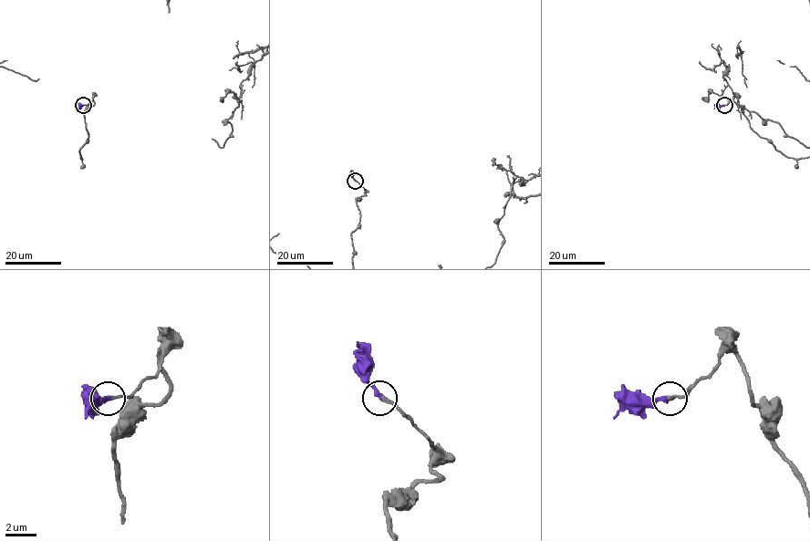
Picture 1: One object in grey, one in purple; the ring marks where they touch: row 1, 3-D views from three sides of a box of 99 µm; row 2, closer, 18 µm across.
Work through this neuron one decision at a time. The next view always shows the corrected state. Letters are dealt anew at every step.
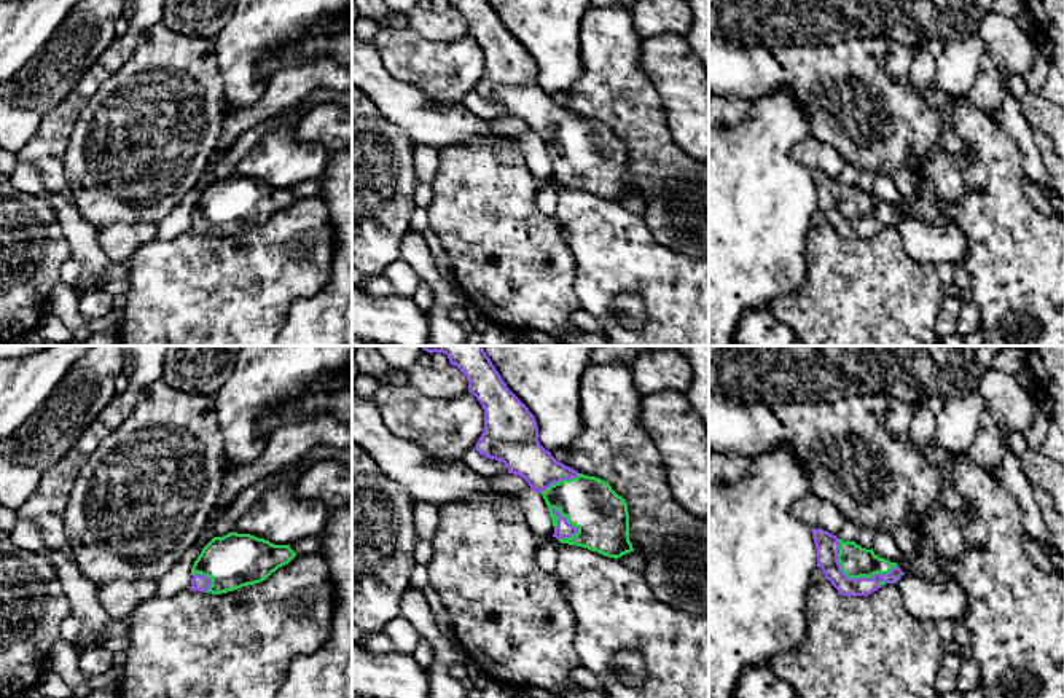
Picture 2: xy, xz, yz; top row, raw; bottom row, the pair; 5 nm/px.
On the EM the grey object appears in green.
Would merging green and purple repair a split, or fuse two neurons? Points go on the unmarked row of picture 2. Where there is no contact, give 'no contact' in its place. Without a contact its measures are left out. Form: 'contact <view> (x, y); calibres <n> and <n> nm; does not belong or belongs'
contact yz (854, 220); calibres 160 and 120 nm; belongs

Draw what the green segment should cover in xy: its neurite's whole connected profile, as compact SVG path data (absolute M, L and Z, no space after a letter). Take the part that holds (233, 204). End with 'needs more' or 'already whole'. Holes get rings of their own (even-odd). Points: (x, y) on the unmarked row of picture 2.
M250 177L213 180L191 212L191 233L221 237L266 223L296 196L290 188L274 188Z; needs more

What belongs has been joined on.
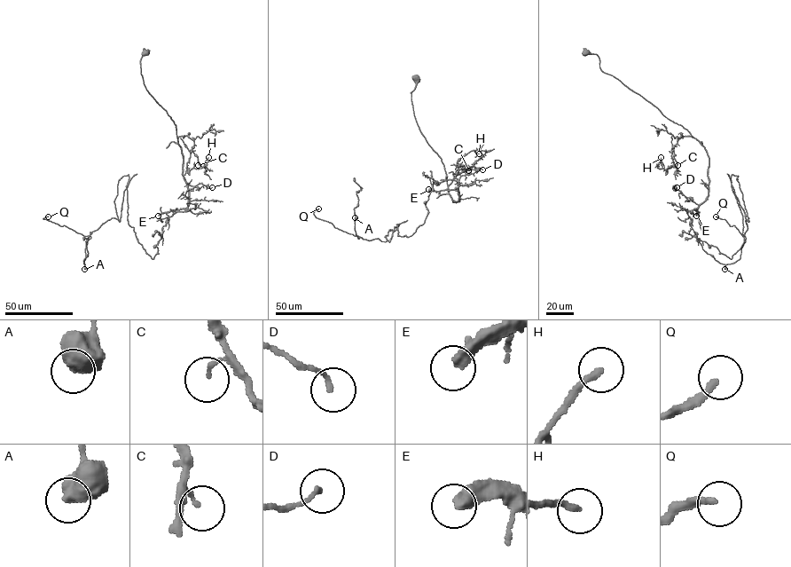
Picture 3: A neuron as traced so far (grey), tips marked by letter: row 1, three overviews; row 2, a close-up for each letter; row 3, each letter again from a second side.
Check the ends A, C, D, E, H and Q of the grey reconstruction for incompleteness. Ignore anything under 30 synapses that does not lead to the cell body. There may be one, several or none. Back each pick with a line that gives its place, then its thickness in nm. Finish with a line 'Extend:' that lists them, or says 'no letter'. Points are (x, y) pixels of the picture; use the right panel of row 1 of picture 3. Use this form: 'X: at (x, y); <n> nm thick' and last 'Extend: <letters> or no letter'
E: at (696, 216); 440 nm thick
Q: at (716, 216); 200 nm thick
Extend: E, Q

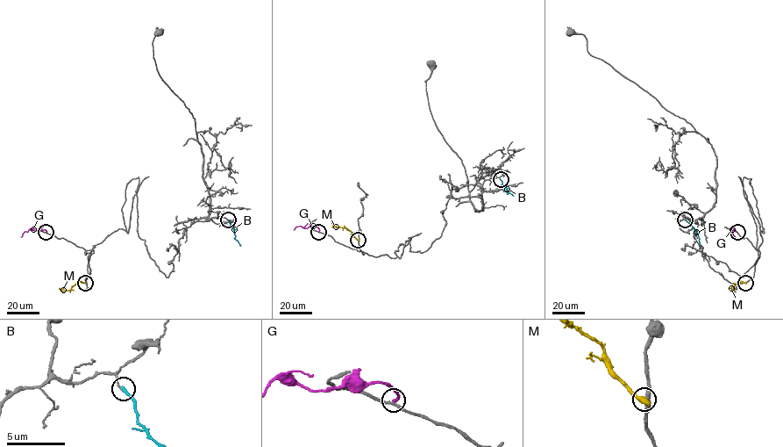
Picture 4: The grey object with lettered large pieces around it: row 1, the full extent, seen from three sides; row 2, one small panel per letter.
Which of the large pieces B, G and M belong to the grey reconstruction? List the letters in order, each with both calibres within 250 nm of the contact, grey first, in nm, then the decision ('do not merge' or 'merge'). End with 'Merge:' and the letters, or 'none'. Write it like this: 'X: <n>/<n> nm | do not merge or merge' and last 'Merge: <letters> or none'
B: 130/240 nm | do not merge
G: 220/240 nm | do not merge
M: 400/500 nm | do not merge
Merge: none

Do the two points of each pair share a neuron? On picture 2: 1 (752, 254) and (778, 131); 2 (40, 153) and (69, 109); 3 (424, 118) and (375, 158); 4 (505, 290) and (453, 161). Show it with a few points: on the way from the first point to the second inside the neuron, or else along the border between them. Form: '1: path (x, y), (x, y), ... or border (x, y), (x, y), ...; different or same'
1: path (752, 223), (752, 161); same
2: path (50, 142), (61, 120); same
3: border (378, 107), (389, 121), (416, 144); different
4: path (505, 258), (505, 252), (485, 215), (483, 193); same

